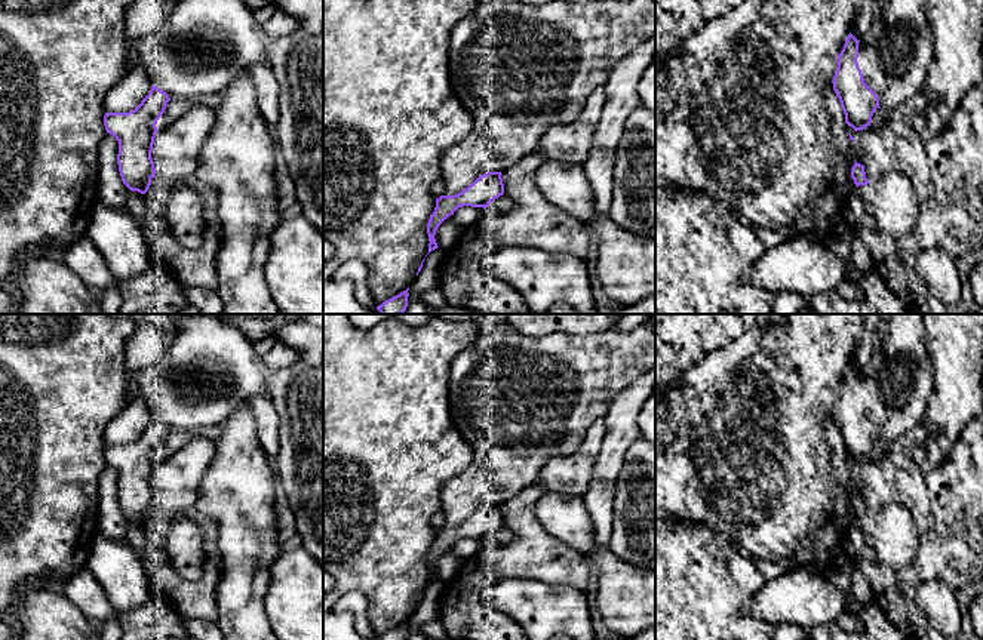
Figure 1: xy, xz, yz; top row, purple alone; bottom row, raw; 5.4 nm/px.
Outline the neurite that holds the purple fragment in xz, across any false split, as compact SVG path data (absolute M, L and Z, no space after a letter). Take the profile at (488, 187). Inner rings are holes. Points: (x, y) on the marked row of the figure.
M488 172L480 175L473 184L464 188L461 193L455 196L440 196L436 199L434 212L430 215L427 222L427 234L428 234L428 253L437 249L436 243L436 231L439 225L458 207L471 206L471 207L483 207L486 209L491 201L504 194L504 184L501 178L501 172Z

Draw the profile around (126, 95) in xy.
M139 62L105 95L105 113L129 113L150 93L151 81L145 67Z

